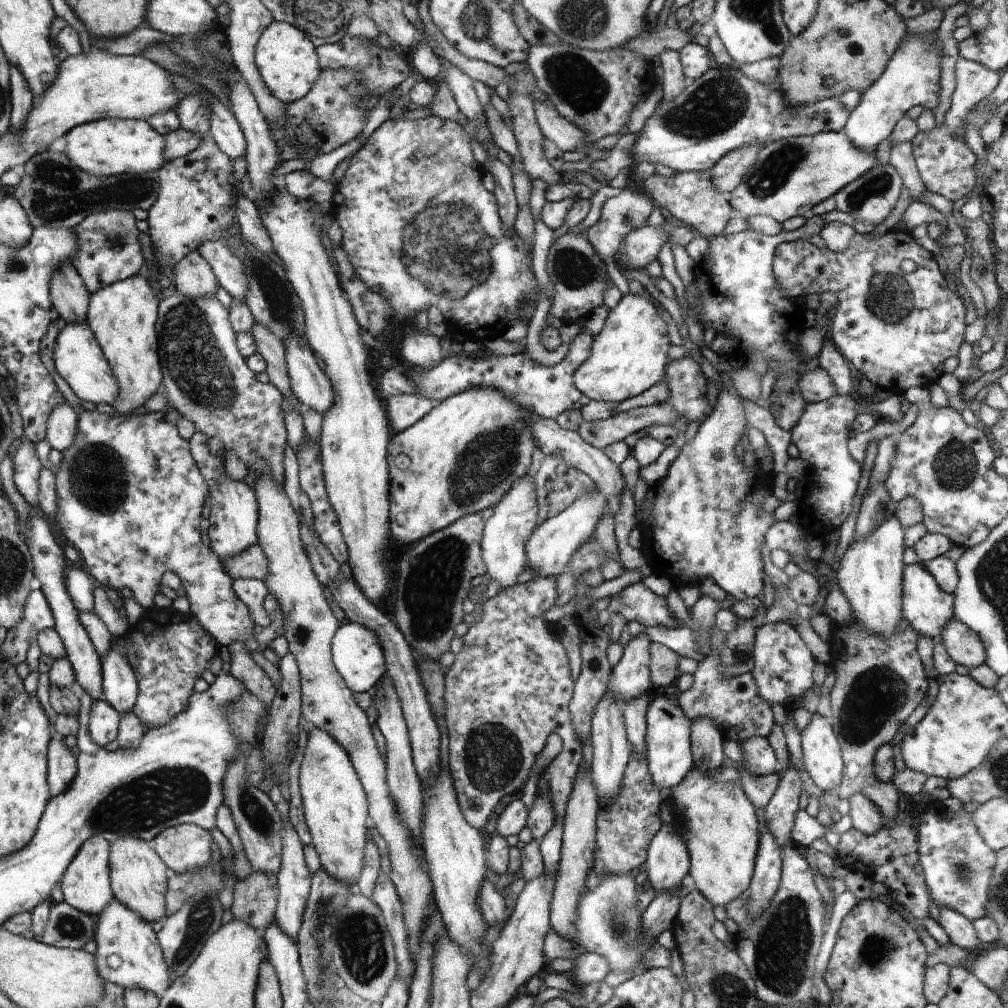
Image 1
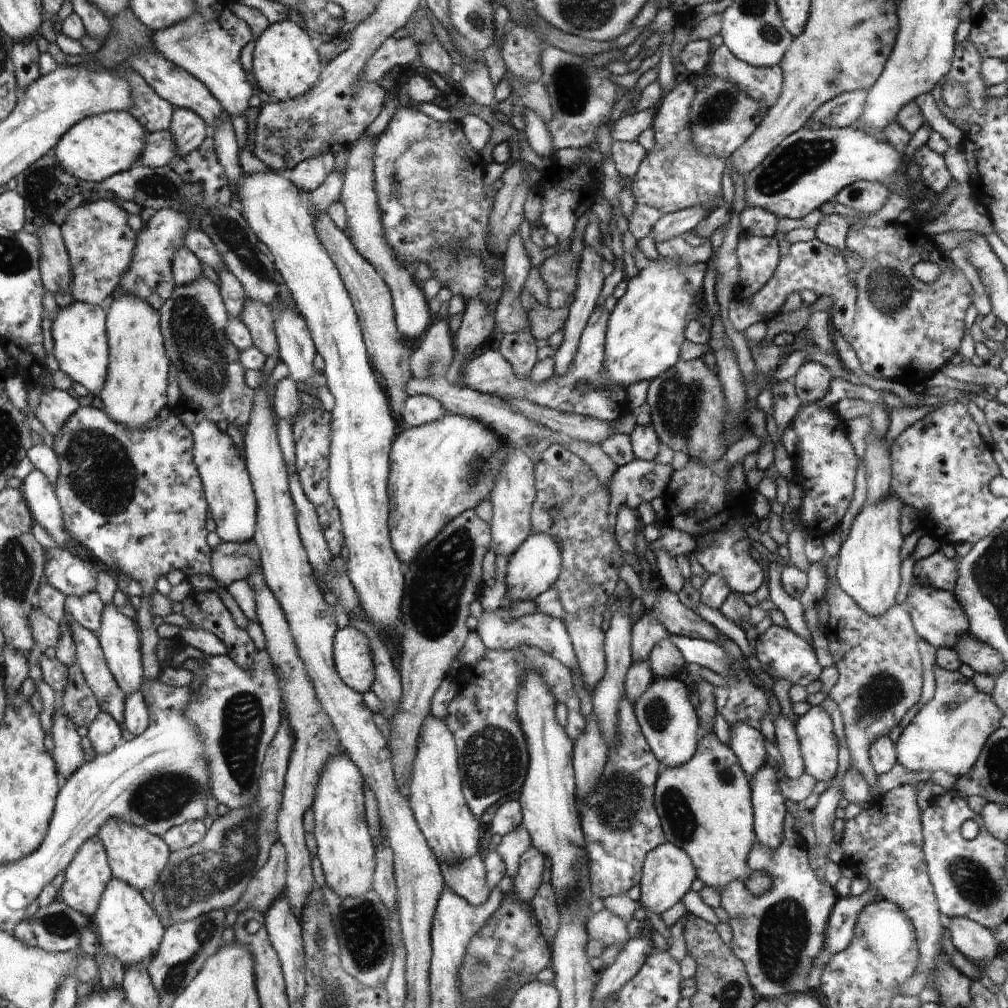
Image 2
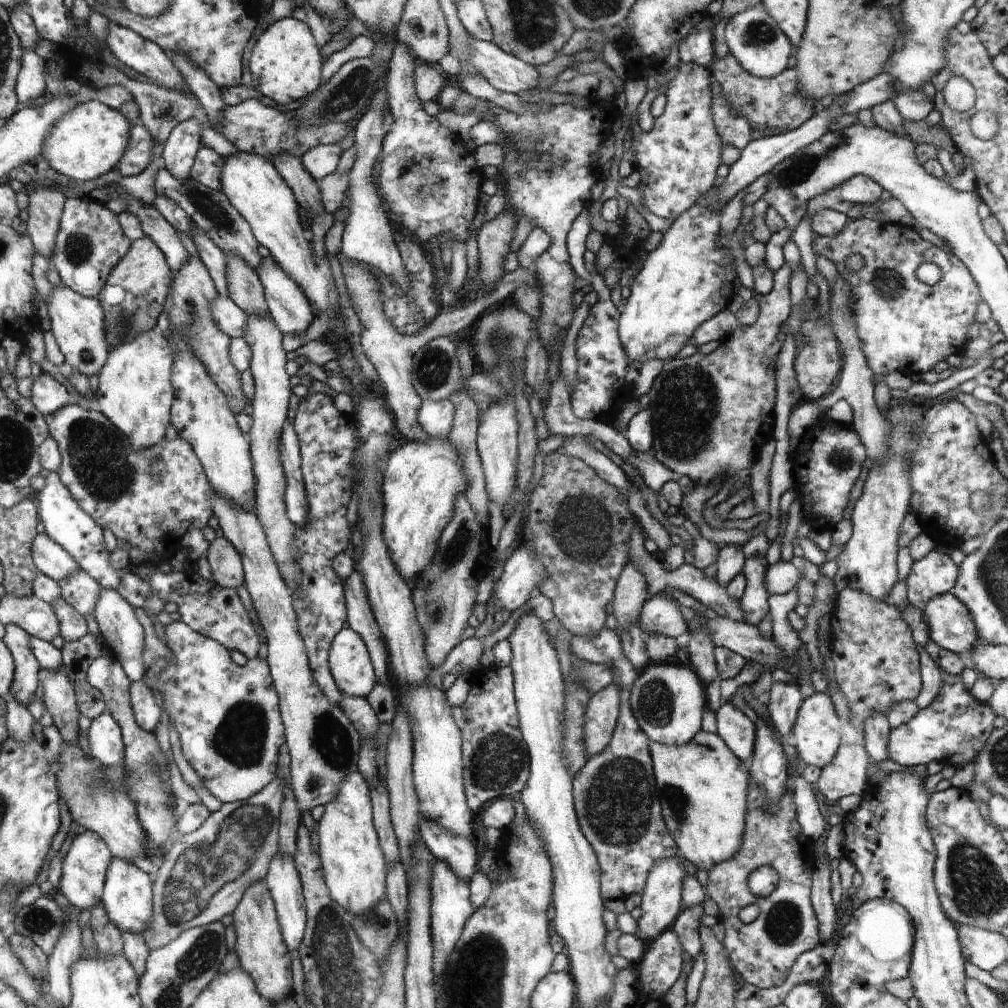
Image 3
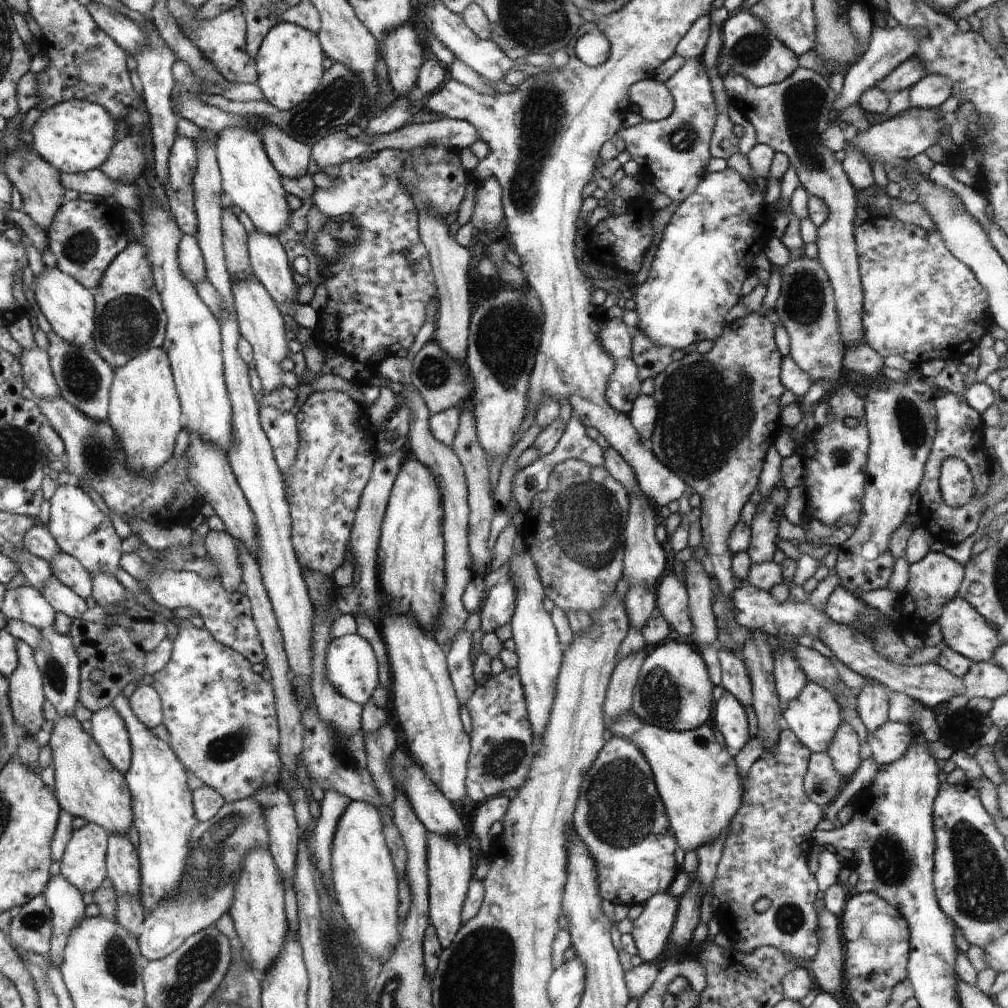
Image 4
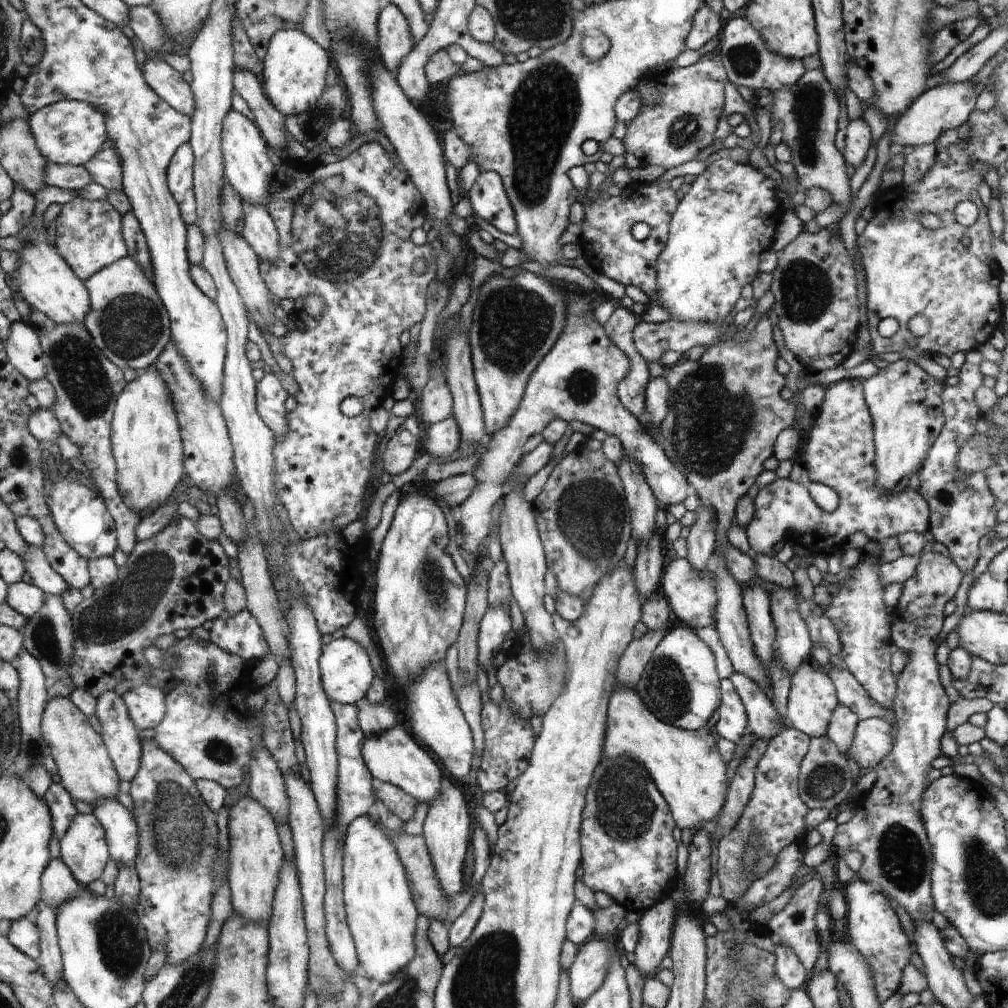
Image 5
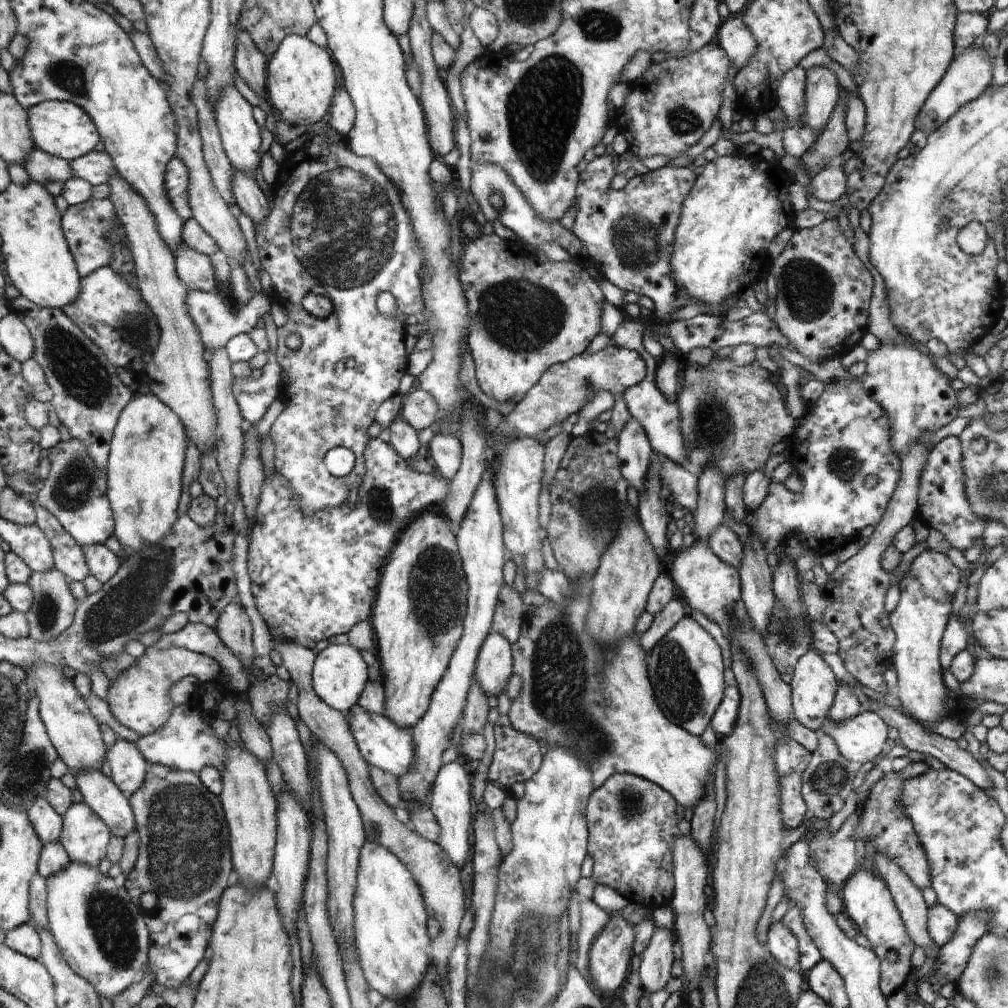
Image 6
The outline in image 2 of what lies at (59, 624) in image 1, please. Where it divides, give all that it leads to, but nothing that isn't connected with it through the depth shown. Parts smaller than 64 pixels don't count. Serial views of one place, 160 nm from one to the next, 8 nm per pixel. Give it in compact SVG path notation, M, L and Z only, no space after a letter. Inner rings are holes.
M67 612L65 616L65 621L69 622L73 630L75 658L79 662L86 684L94 693L101 712L108 713L123 728L128 694L119 687L114 673L108 668L97 635L79 625Z

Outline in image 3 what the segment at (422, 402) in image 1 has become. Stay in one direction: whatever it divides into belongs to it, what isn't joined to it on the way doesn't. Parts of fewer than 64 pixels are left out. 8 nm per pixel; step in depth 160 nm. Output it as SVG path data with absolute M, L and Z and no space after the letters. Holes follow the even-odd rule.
M449 398L443 401L423 399L418 419L430 438L448 439L454 426L454 405Z

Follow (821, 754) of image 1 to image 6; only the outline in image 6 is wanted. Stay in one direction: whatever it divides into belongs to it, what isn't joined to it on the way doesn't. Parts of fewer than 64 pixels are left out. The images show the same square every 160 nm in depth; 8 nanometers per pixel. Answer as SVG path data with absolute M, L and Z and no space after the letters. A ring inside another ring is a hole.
M814 648L806 651L806 654L803 654L795 664L790 685L795 711L794 718L799 720L806 728L820 732L820 728L828 720L828 711L834 702L840 684L828 663Z

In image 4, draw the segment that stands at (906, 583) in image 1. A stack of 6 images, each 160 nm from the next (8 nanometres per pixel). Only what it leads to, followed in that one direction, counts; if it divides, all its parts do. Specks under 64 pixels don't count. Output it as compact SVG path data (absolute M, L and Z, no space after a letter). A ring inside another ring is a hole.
M957 596L949 600L941 610L938 620L942 630L944 642L954 652L965 656L974 663L980 661L992 661L995 650L1004 642L1001 642L1000 635L969 602Z

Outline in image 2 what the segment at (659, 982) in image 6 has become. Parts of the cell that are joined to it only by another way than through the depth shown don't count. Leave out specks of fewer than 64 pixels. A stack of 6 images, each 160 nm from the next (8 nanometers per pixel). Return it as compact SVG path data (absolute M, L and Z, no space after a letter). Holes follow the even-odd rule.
M666 842L651 851L646 856L646 862L643 863L640 907L648 912L662 914L674 904L678 904L683 899L682 896L690 890L690 884L696 880L695 865L690 859L687 852L675 843Z

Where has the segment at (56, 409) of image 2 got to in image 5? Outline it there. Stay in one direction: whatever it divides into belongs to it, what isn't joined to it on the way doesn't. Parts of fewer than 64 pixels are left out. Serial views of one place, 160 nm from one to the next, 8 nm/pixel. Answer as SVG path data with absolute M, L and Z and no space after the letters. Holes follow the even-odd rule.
M23 321L11 323L5 344L9 360L28 380L45 377L46 365L41 357L39 334L32 327Z

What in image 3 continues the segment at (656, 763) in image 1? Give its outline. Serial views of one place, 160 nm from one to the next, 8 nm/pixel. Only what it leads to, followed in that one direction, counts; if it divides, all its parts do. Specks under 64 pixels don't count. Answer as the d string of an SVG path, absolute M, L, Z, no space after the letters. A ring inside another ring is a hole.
M650 662L631 686L631 711L650 741L676 746L690 743L699 734L702 724L702 714L706 706L704 691L704 682L692 668L676 662Z

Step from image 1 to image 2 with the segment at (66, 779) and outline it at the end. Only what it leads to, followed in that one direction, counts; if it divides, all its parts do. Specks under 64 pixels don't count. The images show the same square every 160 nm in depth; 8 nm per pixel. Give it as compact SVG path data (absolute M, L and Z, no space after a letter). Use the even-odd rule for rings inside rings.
M62 706L58 707L53 714L51 733L54 742L52 754L55 756L60 774L68 778L85 761L80 745L81 737L78 735L77 726L63 711Z

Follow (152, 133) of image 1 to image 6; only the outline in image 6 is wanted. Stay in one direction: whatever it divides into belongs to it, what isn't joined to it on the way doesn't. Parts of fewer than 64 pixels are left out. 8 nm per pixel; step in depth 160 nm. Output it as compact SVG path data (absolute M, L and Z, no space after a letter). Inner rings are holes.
M44 101L29 108L27 113L34 146L69 163L94 151L101 140L95 121L83 108L70 101Z

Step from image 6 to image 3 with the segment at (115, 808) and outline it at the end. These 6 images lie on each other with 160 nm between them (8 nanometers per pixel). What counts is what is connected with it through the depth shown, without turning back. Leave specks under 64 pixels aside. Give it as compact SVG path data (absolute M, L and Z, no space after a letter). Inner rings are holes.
M113 857L108 868L106 886L103 888L102 902L107 915L122 931L143 934L152 924L152 880L134 863Z

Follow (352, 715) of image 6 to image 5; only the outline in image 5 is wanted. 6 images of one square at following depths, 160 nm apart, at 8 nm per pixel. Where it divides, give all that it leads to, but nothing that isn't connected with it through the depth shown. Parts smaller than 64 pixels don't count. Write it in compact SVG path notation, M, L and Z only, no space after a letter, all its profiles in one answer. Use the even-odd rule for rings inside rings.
M397 722L388 730L366 735L362 754L371 775L380 782L402 787L402 790L410 793L418 802L426 800L430 804L436 798L443 777L441 770L428 755L428 751L422 749L413 734L400 723Z

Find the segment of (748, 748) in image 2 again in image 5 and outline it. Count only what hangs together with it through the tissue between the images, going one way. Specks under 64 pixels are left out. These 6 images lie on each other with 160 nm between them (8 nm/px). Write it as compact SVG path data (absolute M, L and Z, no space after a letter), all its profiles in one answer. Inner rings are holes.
M724 679L722 682L722 702L718 716L714 730L722 738L738 744L748 732L748 721L744 705L730 679Z

